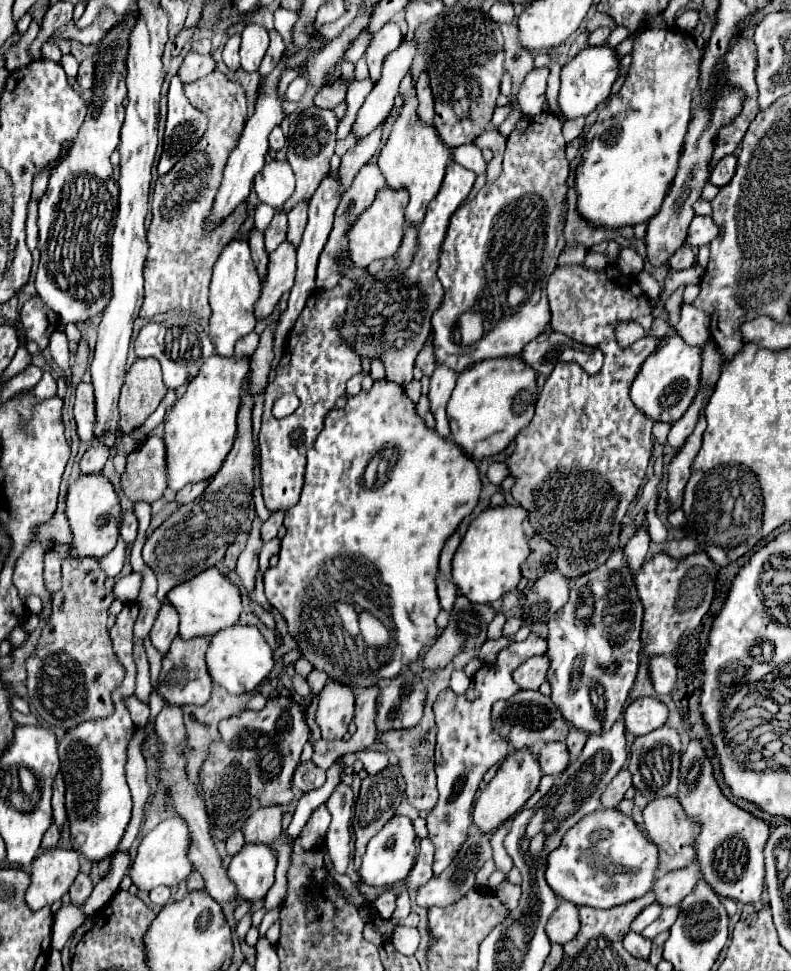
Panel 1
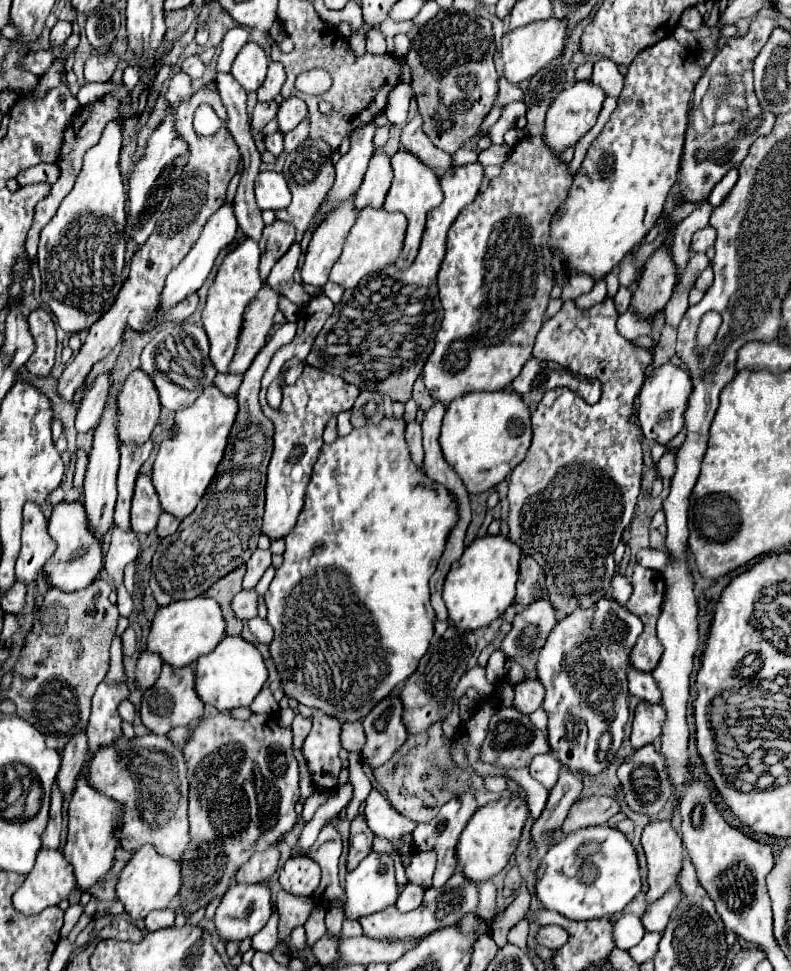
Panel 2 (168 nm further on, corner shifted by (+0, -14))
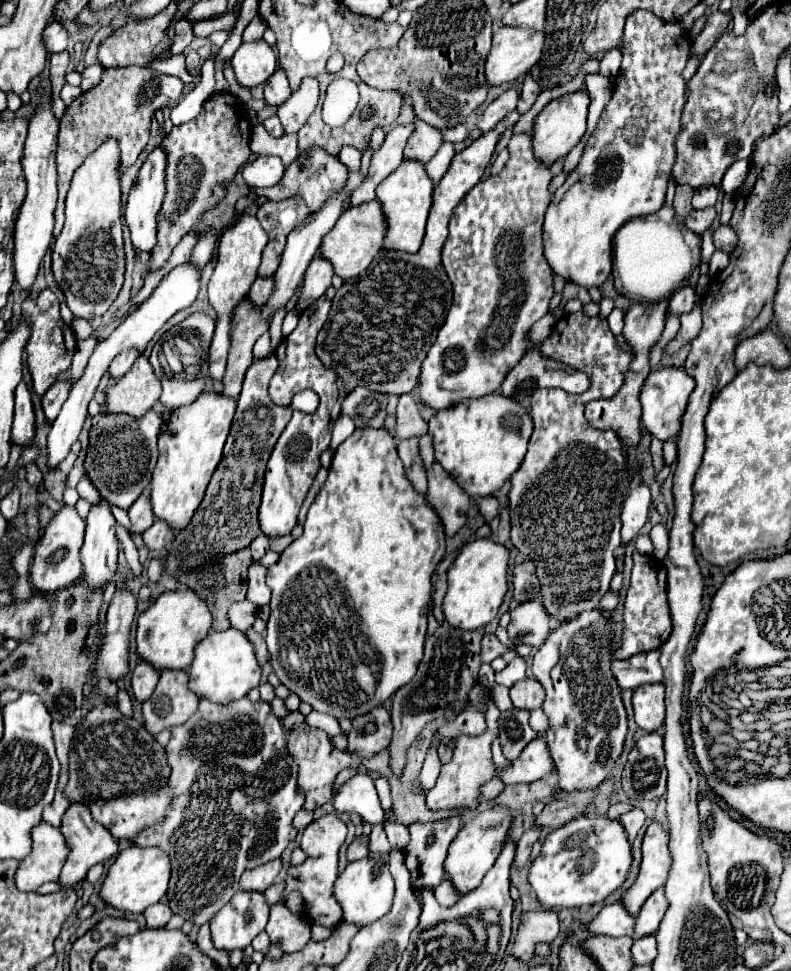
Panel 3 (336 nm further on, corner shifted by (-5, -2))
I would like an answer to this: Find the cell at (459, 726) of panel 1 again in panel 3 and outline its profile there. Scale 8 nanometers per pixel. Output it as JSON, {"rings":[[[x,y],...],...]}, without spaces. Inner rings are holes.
{"rings":[[[455,816],[455,818],[441,820],[441,822],[429,822],[429,824],[415,822],[409,826],[411,838],[409,838],[409,848],[405,848],[403,856],[405,856],[405,866],[411,874],[411,888],[413,888],[415,896],[421,890],[433,890],[437,884],[441,884],[441,880],[445,876],[443,862],[447,858],[447,848],[453,842],[453,838],[457,836],[459,824],[461,824],[461,820]]]}

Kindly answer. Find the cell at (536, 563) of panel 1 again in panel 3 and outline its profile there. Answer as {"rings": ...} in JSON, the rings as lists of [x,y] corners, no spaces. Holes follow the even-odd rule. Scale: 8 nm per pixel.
{"rings":[[[523,560],[513,568],[513,584],[515,584],[515,600],[519,604],[529,602],[539,596],[539,580],[535,576],[535,564],[531,560]]]}

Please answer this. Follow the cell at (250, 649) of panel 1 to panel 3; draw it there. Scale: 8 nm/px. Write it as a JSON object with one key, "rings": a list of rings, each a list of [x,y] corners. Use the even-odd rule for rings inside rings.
{"rings":[[[209,630],[207,636],[195,648],[195,660],[189,668],[189,690],[195,692],[199,698],[207,698],[215,704],[229,704],[235,702],[261,680],[261,666],[257,664],[255,650],[251,642],[239,630]]]}

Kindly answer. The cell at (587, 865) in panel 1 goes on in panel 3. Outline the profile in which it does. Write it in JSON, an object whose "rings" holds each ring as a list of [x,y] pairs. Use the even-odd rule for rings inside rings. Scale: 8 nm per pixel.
{"rings":[[[579,816],[545,838],[541,854],[531,862],[529,884],[545,908],[591,906],[625,882],[631,860],[631,844],[621,822],[605,816]]]}

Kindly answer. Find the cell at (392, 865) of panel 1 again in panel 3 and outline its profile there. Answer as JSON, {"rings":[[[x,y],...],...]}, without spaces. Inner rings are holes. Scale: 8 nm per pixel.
{"rings":[[[369,854],[357,862],[347,864],[343,874],[339,874],[337,884],[333,886],[333,896],[343,908],[343,922],[355,924],[359,928],[385,916],[393,906],[393,894],[395,884],[389,872],[389,854]]]}

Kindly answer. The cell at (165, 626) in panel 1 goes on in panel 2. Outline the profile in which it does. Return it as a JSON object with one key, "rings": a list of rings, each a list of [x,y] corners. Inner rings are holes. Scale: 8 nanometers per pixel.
{"rings":[[[144,652],[140,658],[138,658],[138,668],[136,668],[136,680],[138,680],[138,686],[142,690],[150,688],[158,676],[160,676],[160,670],[162,670],[162,658],[160,654],[156,652]]]}

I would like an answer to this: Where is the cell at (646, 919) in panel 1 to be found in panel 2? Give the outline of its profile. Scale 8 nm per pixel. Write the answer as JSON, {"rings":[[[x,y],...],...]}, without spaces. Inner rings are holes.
{"rings":[[[624,914],[622,918],[618,918],[618,922],[614,924],[614,940],[616,946],[622,950],[630,950],[632,946],[636,946],[642,936],[644,936],[644,924],[638,916],[632,914]]]}

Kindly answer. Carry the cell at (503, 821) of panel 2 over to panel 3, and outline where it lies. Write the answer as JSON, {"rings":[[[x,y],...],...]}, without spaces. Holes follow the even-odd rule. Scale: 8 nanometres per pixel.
{"rings":[[[497,806],[497,808],[489,808],[485,812],[475,814],[475,818],[471,818],[459,830],[459,834],[453,840],[453,844],[449,846],[449,854],[445,858],[445,874],[447,874],[449,882],[453,882],[457,892],[461,892],[461,896],[481,884],[487,870],[495,864],[495,860],[503,848],[503,840],[509,834],[509,828],[511,828],[509,810]]]}

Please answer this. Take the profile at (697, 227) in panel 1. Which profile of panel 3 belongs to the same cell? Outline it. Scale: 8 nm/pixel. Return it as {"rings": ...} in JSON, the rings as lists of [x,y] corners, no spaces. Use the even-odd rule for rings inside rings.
{"rings":[[[715,208],[691,210],[691,212],[689,212],[689,216],[687,216],[687,220],[685,220],[685,226],[687,226],[689,230],[693,230],[693,232],[703,234],[703,232],[705,232],[705,230],[707,230],[707,228],[713,224],[715,216],[717,216]]]}

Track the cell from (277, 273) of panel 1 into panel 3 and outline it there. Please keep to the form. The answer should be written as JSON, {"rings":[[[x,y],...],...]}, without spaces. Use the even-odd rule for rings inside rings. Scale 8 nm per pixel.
{"rings":[[[243,300],[233,310],[233,326],[231,326],[231,348],[227,360],[227,372],[223,376],[223,396],[233,400],[239,398],[241,384],[247,368],[253,364],[253,344],[255,340],[269,330],[261,316],[261,308],[253,308],[249,300]]]}

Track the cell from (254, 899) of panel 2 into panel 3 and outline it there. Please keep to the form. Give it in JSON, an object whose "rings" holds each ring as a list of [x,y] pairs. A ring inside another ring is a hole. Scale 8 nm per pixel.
{"rings":[[[239,890],[211,920],[211,938],[219,950],[245,950],[265,930],[269,906],[261,892]]]}

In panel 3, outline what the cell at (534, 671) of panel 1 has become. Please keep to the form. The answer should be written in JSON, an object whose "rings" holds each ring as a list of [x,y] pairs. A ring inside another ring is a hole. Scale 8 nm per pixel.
{"rings":[[[525,678],[511,686],[511,700],[513,700],[515,708],[531,712],[531,710],[537,710],[543,706],[545,690],[535,678]]]}

